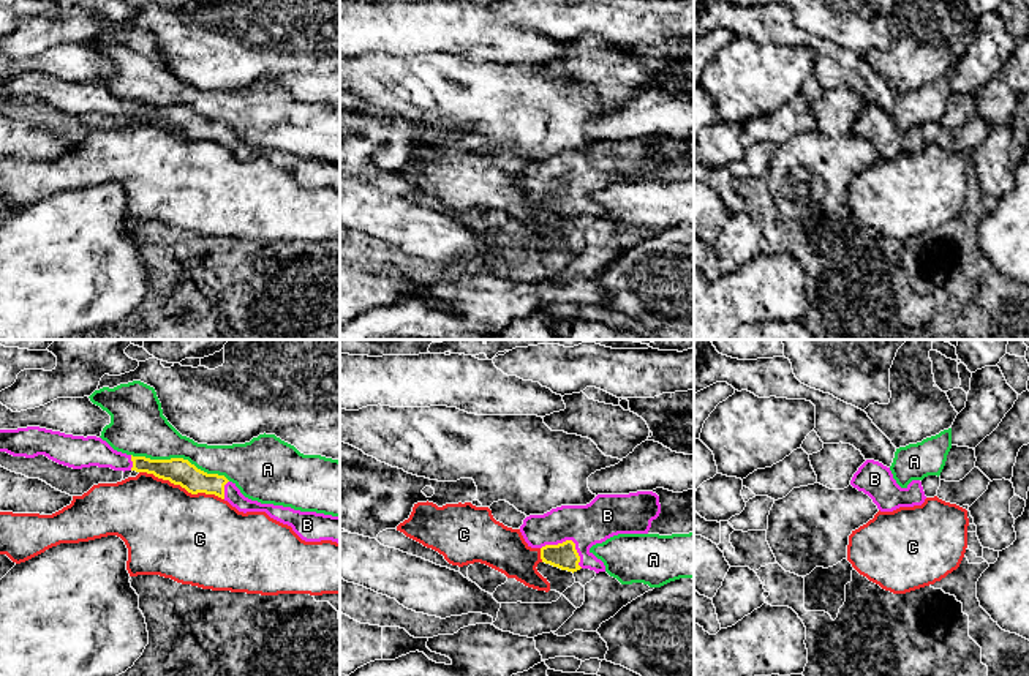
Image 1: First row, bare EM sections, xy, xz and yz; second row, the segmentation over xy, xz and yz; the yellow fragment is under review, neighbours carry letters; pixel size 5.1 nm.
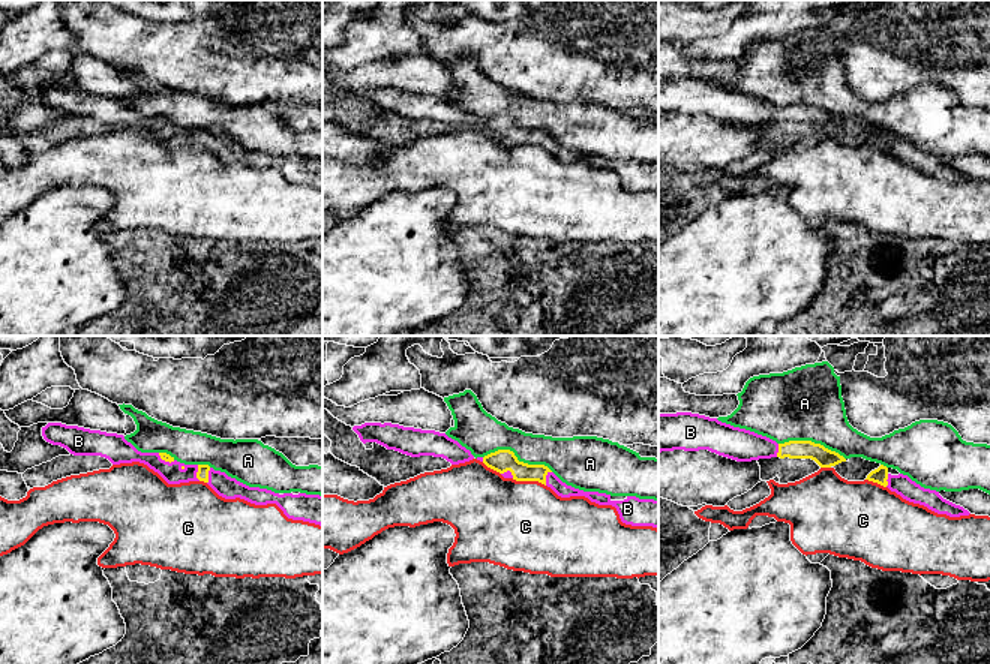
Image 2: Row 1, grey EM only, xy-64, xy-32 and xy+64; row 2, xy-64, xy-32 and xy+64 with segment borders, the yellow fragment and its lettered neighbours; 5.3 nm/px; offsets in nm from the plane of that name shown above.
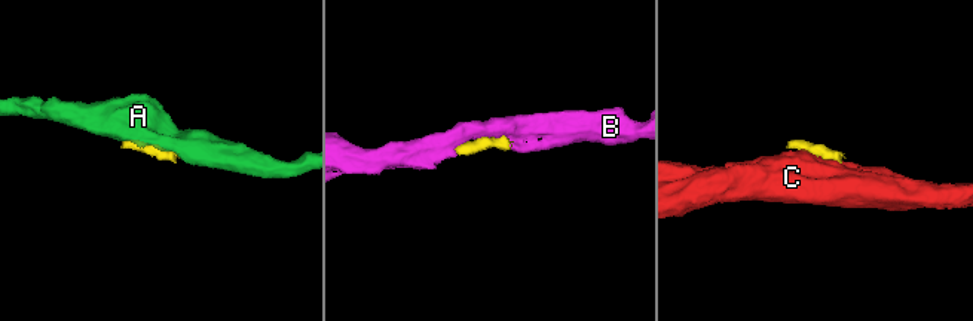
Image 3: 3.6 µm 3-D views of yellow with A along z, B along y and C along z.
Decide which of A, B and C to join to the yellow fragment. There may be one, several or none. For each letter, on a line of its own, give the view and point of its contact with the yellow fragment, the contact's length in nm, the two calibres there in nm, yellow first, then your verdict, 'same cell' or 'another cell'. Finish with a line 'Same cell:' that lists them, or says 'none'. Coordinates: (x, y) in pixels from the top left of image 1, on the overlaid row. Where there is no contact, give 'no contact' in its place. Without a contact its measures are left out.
A: contact xy (180, 458); length 500 nm; calibres 140 and 280 nm; another cell
B: contact xz (569, 540); length 240 nm; calibres 140 and 220 nm; same cell
C: contact xy (182, 487); length 460 nm; calibres 140 and 460 nm; another cell
Same cell: B

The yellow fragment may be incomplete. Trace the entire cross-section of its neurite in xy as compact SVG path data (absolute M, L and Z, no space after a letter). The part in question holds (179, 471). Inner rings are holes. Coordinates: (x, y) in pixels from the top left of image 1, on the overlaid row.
M40 426L0 430L0 452L25 458L44 455L73 469L98 466L123 472L153 474L158 479L180 485L191 494L215 494L239 512L266 512L270 518L291 526L305 542L332 540L340 543L340 516L251 501L224 475L207 474L183 458L150 460L133 456L114 450L96 436L73 436Z

